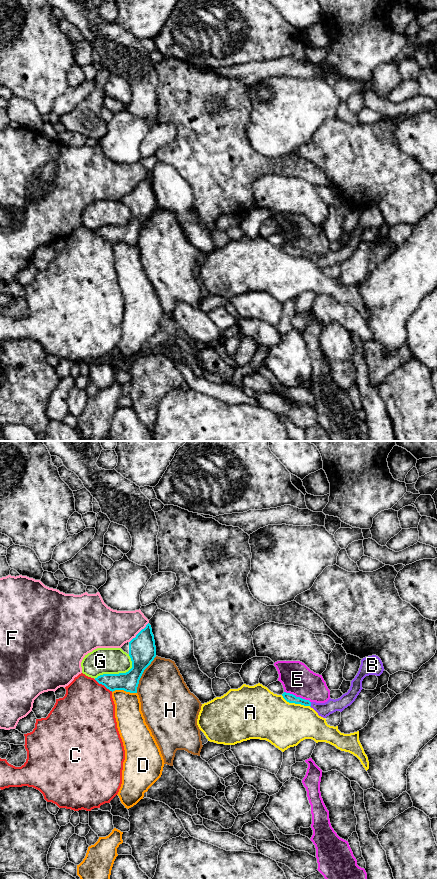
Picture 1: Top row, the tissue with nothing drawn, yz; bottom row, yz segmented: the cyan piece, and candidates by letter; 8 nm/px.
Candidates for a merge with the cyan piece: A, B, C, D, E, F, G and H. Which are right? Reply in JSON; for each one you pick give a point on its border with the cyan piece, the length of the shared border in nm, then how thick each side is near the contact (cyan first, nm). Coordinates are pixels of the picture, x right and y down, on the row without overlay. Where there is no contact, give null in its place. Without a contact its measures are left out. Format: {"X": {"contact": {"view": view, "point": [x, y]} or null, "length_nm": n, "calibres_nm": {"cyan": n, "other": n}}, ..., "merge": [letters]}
{"B": {"contact": {"view": "yz", "point": [310, 256]}, "length_nm": 40, "calibres_nm": {"cyan": 70, "other": 110}}, "merge": ["B"]}

